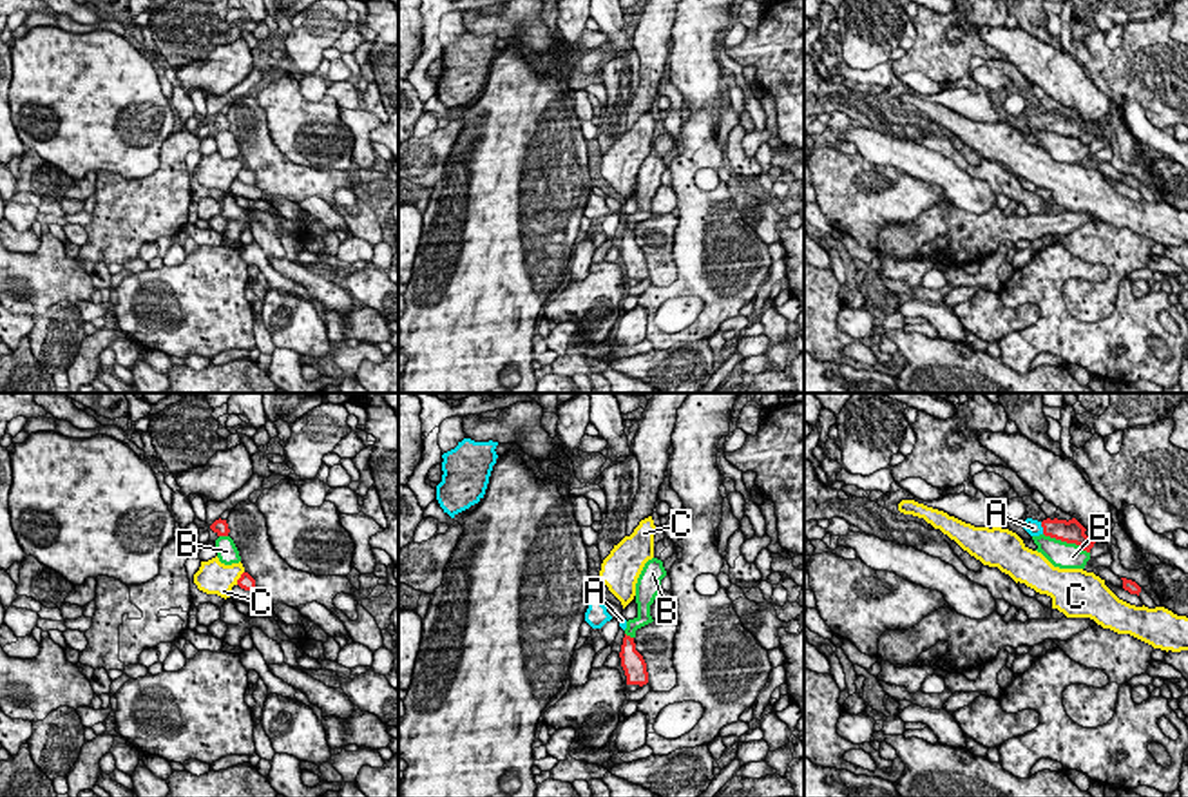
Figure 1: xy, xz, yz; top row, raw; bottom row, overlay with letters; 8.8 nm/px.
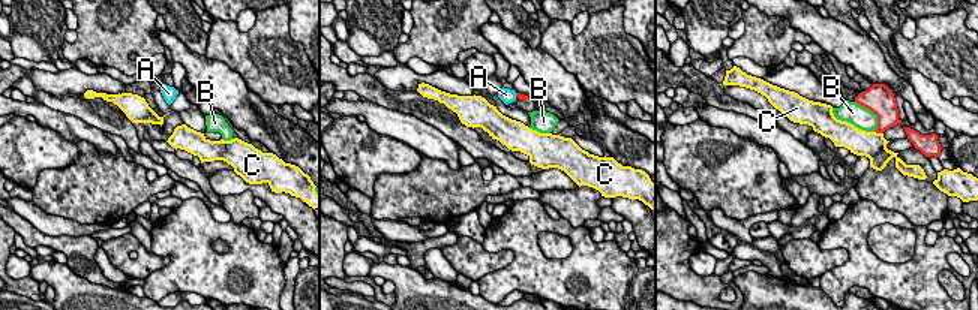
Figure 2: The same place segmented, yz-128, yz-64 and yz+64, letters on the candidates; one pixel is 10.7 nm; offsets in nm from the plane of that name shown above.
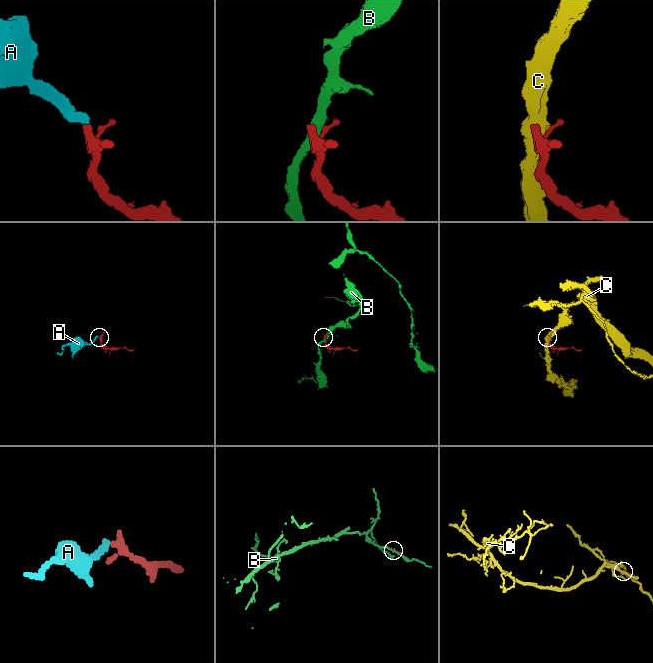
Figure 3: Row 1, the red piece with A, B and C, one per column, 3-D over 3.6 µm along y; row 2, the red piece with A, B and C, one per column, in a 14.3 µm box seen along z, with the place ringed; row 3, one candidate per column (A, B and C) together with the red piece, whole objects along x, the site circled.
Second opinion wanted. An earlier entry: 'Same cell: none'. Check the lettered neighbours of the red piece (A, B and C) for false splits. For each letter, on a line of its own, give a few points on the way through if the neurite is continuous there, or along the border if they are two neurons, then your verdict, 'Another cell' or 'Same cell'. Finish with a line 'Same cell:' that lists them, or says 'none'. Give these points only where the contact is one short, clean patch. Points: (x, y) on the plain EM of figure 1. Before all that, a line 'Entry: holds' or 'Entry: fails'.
Entry: fails
A: Path across: yz (1069, 125), (1042, 120), (1033, 122). Same cell
B: Boundary: yz (1044, 127), (1074, 136), (1089, 147). Another cell
C: Boundary: xy (243, 165), (236, 178). Another cell
Same cell: A

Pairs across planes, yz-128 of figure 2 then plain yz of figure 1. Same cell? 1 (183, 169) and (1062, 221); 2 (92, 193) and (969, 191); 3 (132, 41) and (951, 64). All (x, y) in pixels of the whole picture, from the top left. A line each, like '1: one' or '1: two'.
1: two
2: two
3: one

